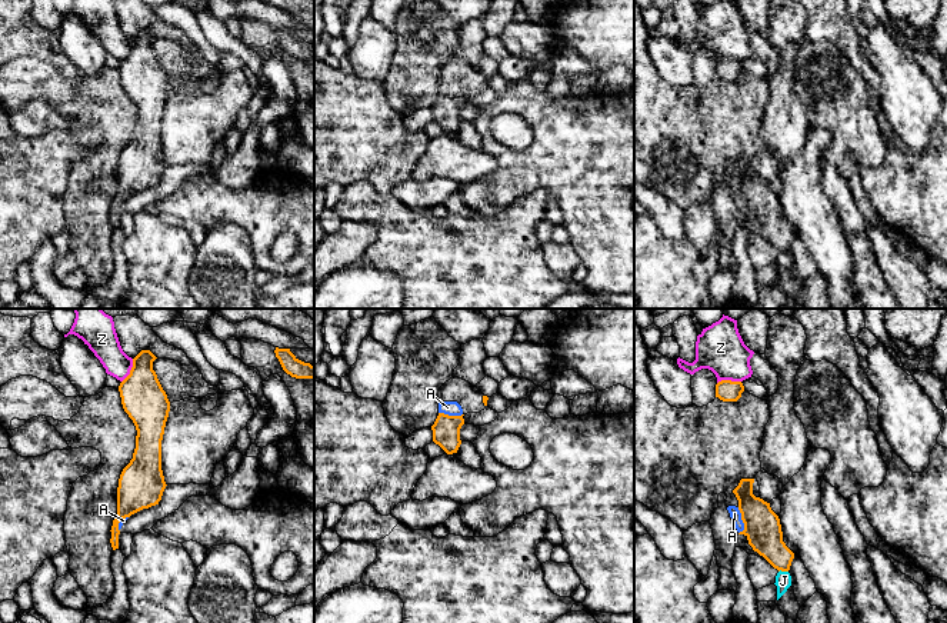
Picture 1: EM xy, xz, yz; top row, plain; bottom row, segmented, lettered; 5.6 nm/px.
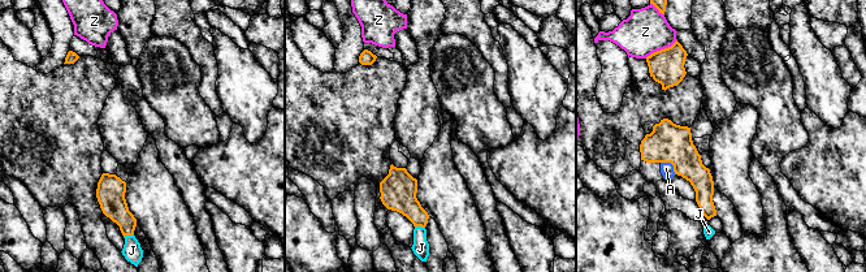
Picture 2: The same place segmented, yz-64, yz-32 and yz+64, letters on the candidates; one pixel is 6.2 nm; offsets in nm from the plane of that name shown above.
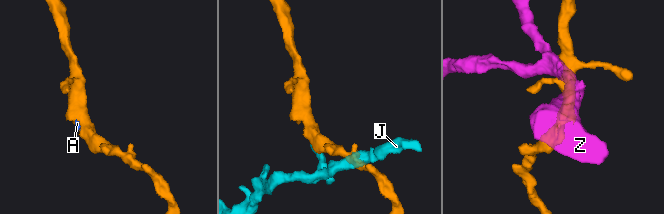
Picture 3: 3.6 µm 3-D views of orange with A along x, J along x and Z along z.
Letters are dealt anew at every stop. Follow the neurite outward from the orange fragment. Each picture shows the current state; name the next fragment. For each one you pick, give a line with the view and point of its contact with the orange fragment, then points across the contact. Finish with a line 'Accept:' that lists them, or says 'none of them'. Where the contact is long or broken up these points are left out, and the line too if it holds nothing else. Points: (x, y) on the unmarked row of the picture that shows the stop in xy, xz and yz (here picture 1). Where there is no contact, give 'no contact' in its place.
A: contact yz (742, 199)
Accept: A

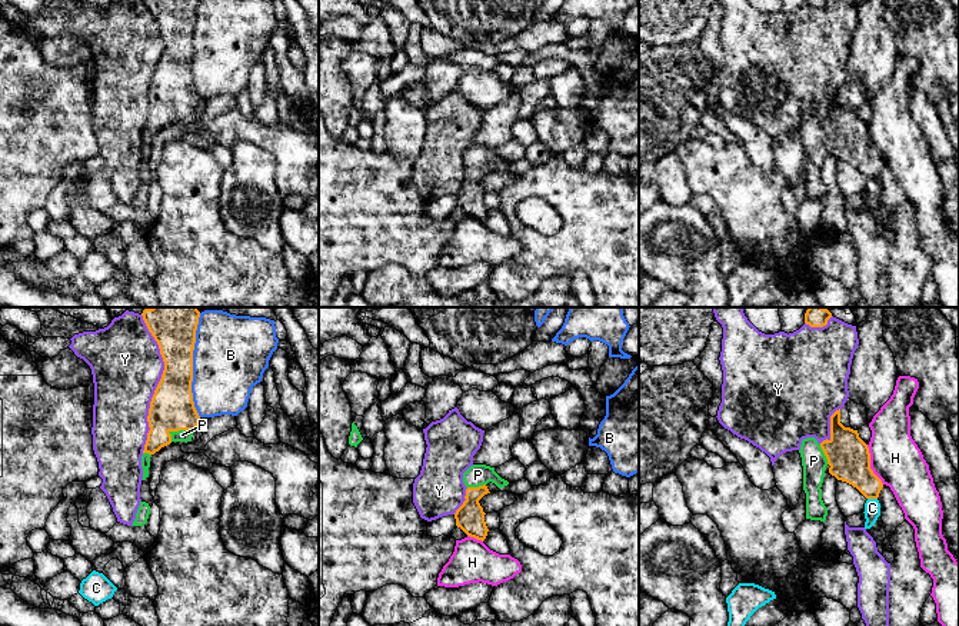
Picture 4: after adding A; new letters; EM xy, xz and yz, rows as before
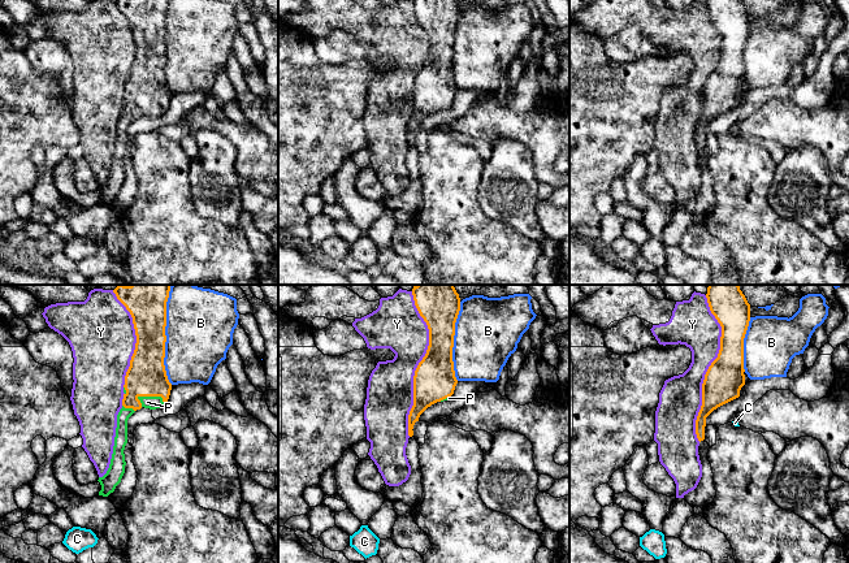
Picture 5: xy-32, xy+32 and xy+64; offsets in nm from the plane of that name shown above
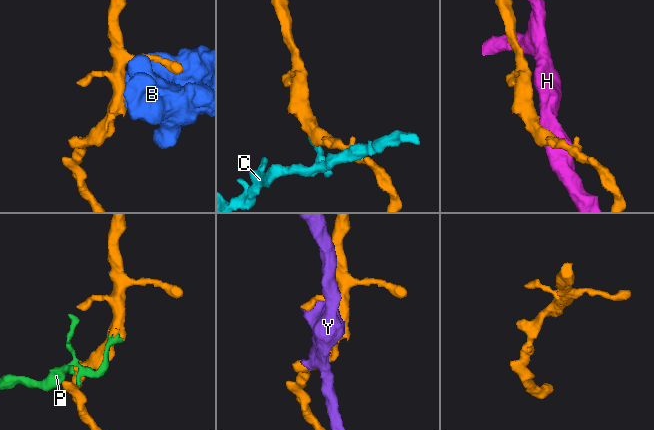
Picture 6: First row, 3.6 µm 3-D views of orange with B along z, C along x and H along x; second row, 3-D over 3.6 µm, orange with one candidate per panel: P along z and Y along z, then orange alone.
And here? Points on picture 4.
P: contact xy (180, 109)
Accept: P

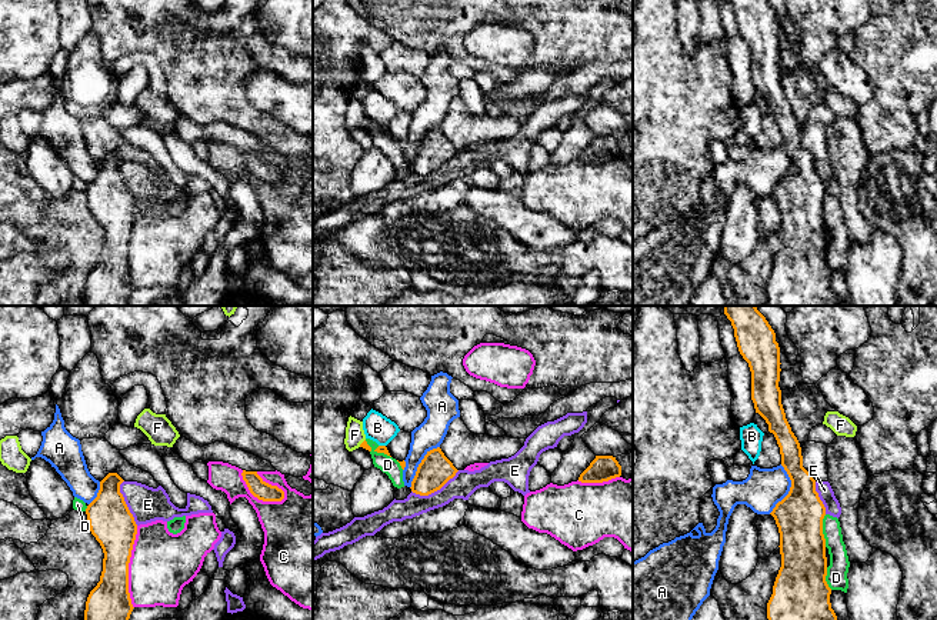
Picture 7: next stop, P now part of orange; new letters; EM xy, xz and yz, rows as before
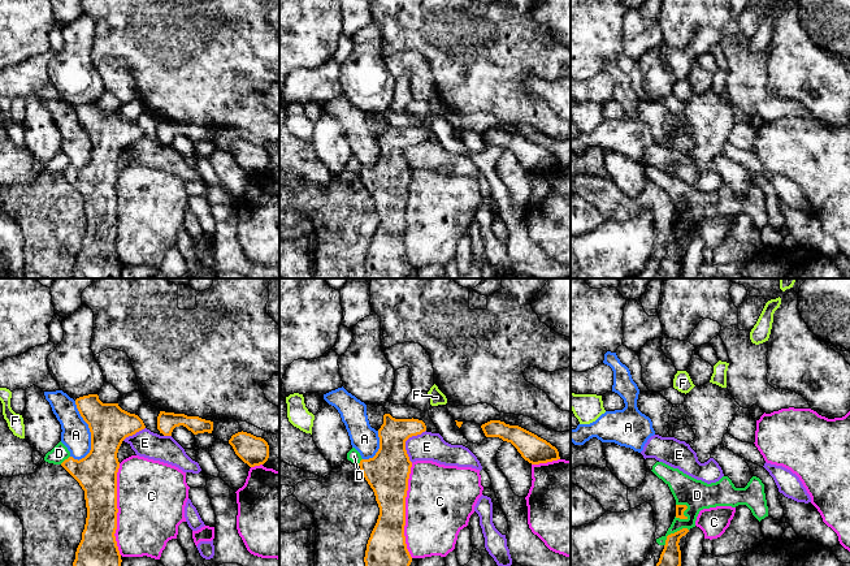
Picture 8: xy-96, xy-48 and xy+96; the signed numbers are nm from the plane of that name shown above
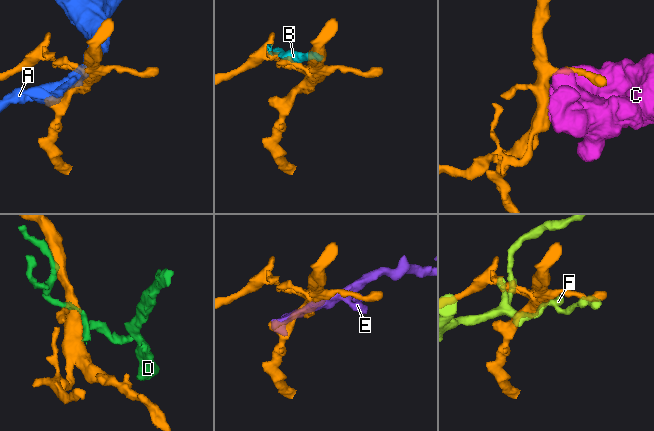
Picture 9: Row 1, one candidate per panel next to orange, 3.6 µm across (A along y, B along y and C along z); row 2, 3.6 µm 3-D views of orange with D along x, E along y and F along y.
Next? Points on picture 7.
Accept: none of them

